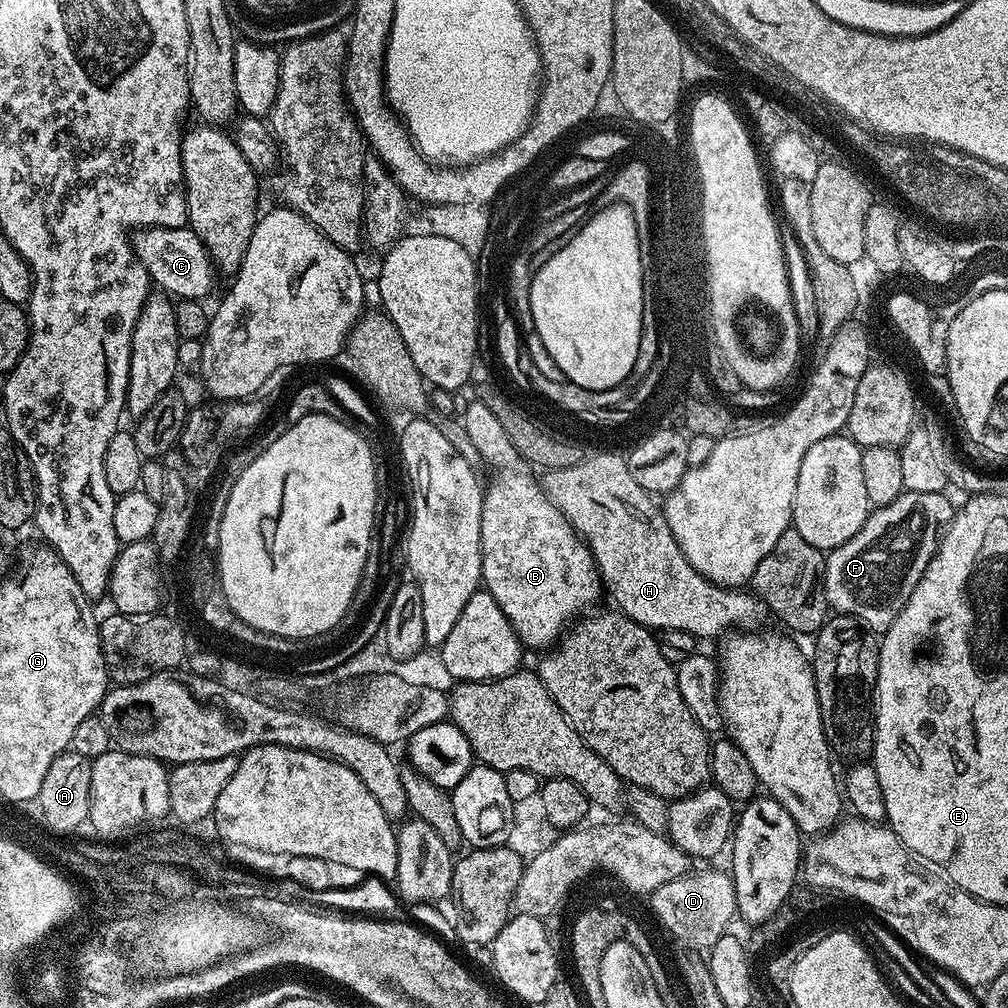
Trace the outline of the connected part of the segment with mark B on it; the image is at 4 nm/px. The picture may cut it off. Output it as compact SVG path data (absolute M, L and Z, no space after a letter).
M483 402L469 403L462 419L466 434L470 434L470 442L478 446L481 461L492 467L492 481L489 484L487 481L484 488L482 506L480 545L483 587L498 602L498 606L502 606L502 614L506 614L510 626L516 631L516 636L525 649L547 650L555 645L569 625L585 611L583 608L602 592L600 572L596 569L588 545L576 535L567 518L549 502L541 481L532 477L533 469L528 461L520 457L518 450L514 450L510 438L506 438L506 430L502 430L502 422L494 418L488 405Z

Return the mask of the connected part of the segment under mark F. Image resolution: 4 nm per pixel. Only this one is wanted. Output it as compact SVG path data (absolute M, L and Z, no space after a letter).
M905 491L894 502L869 511L866 522L850 542L831 549L824 561L824 593L829 609L842 616L861 620L870 631L887 632L906 606L914 586L926 574L940 537L952 523L954 504L943 491L914 493Z

